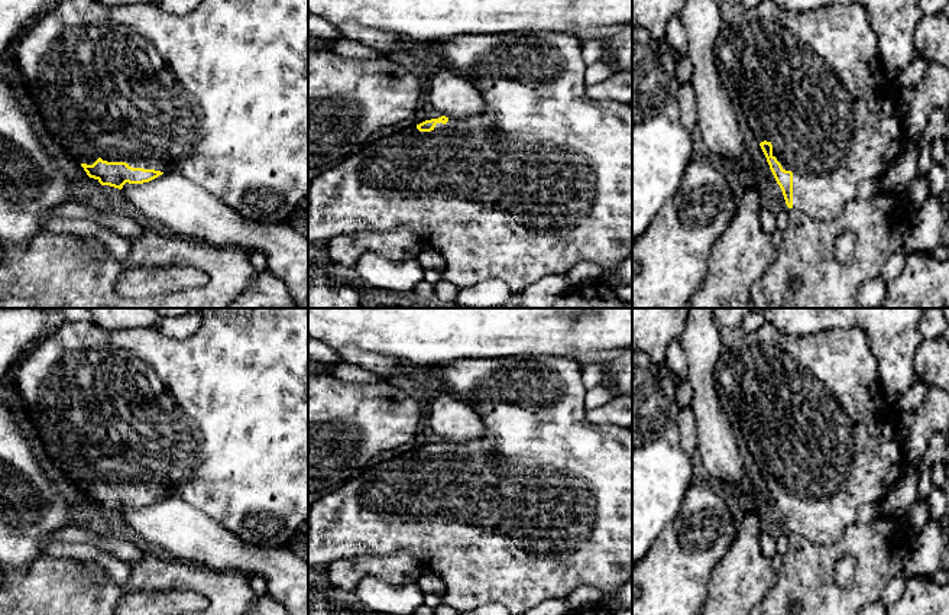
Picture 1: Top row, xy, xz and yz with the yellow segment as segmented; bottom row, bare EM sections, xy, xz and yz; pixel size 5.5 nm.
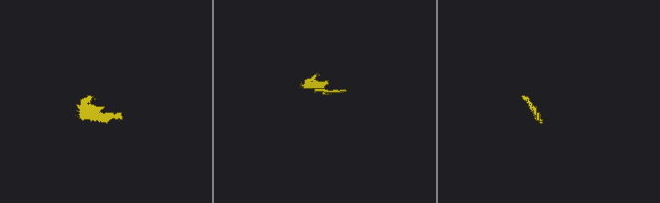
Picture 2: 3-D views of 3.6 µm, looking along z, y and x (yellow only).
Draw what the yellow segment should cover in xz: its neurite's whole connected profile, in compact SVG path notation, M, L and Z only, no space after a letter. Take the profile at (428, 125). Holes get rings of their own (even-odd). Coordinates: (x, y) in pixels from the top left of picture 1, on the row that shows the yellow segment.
M515 32L501 35L460 35L421 46L411 41L393 52L383 52L396 59L402 52L425 51L427 67L456 67L480 93L486 110L476 116L453 119L441 116L425 120L417 126L407 123L405 129L385 137L373 137L357 153L346 158L334 168L321 171L308 184L308 243L323 239L330 240L340 234L356 232L386 232L392 227L405 227L420 236L424 245L437 249L444 260L444 278L459 289L473 288L489 279L502 279L518 295L525 288L548 275L561 275L580 262L597 263L605 284L613 287L616 268L632 250L632 107L613 101L596 101L586 96L584 71L582 58L582 36L573 32Z

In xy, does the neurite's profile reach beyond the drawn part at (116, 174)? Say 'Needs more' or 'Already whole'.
Needs more

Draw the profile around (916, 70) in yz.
M916 55L910 65L895 77L894 82L900 88L911 88L916 85L927 71L927 61Z

